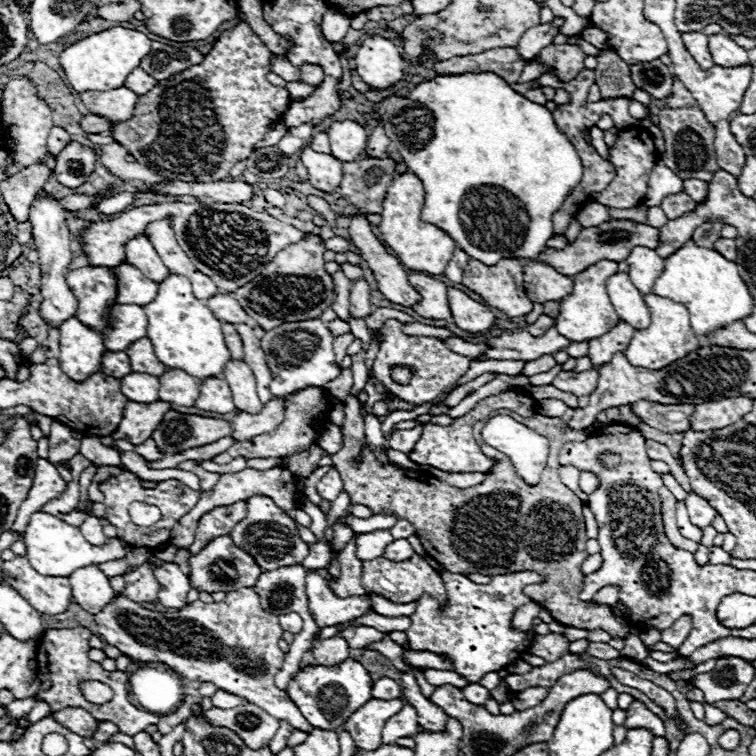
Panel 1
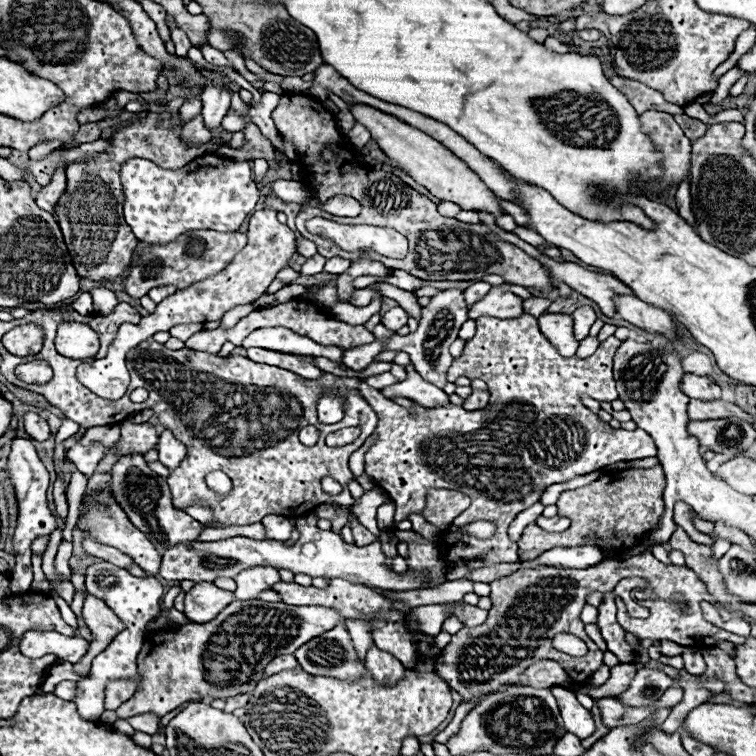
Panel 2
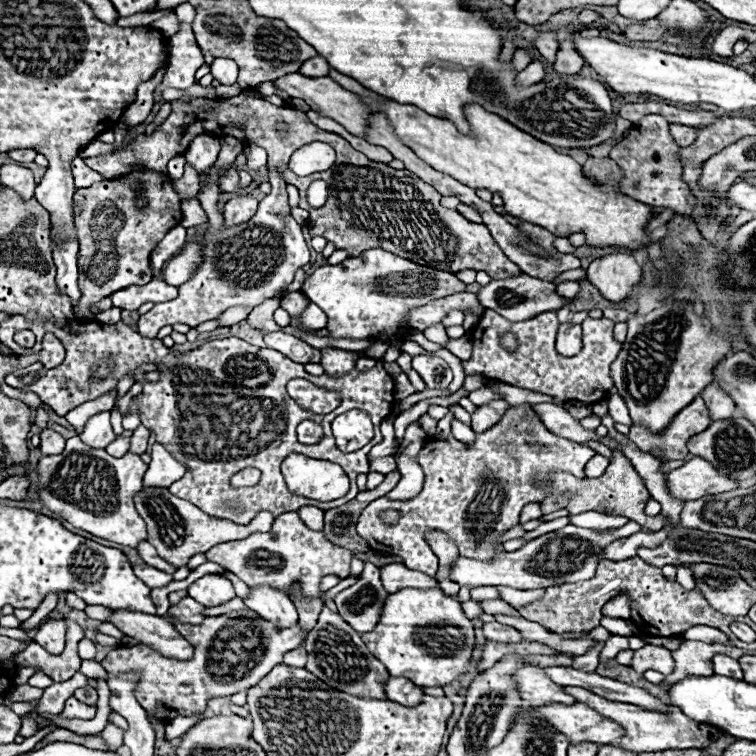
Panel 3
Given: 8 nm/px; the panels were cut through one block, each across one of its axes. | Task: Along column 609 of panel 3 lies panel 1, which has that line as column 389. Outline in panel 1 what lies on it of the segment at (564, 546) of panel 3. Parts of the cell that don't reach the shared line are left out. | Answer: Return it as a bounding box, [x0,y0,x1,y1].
[354,530,392,560]

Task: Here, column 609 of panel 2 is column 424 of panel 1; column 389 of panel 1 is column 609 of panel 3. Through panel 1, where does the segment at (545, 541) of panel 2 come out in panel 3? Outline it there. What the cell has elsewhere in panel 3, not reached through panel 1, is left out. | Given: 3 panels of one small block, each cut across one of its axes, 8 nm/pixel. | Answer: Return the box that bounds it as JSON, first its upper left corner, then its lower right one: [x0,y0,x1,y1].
[542,450,666,530]

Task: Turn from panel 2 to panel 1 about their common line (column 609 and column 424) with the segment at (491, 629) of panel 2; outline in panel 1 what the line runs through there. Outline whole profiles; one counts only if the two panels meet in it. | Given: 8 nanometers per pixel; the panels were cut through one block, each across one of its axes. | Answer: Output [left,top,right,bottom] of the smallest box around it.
[362,554,446,604]

